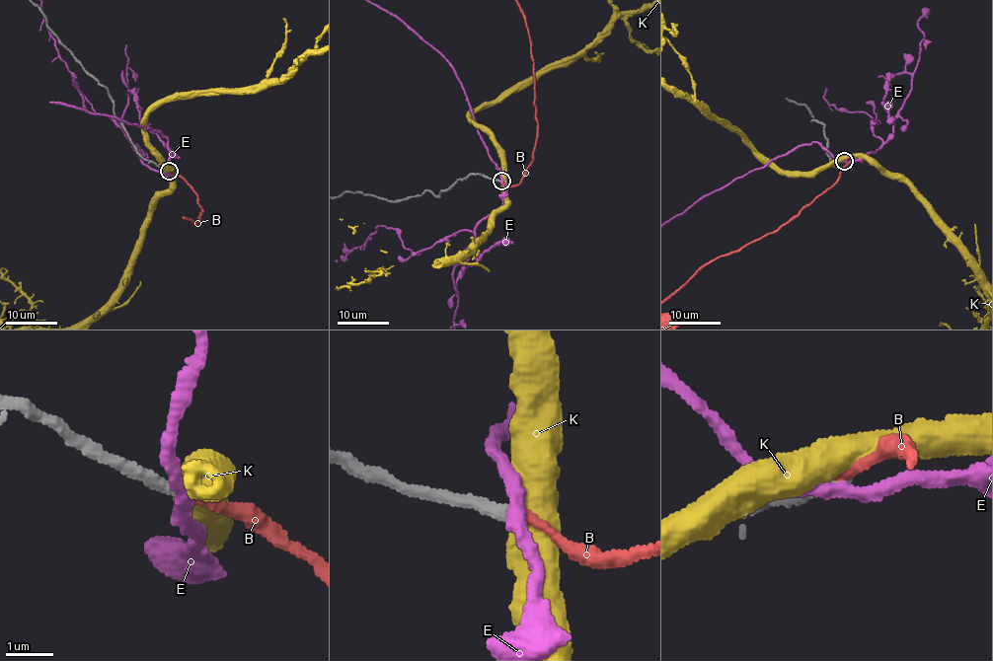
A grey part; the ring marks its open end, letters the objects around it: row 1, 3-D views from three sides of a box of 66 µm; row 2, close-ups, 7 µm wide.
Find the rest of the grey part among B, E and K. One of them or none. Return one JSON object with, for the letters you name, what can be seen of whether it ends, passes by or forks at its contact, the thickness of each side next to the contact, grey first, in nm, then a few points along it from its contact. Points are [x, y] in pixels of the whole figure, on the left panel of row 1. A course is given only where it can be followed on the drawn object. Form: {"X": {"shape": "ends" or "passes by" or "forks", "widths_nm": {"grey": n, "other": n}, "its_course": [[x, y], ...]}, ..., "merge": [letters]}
{"B": {"shape": "ends", "widths_nm": {"grey": 280, "other": 200}}, "merge": ["B"]}

